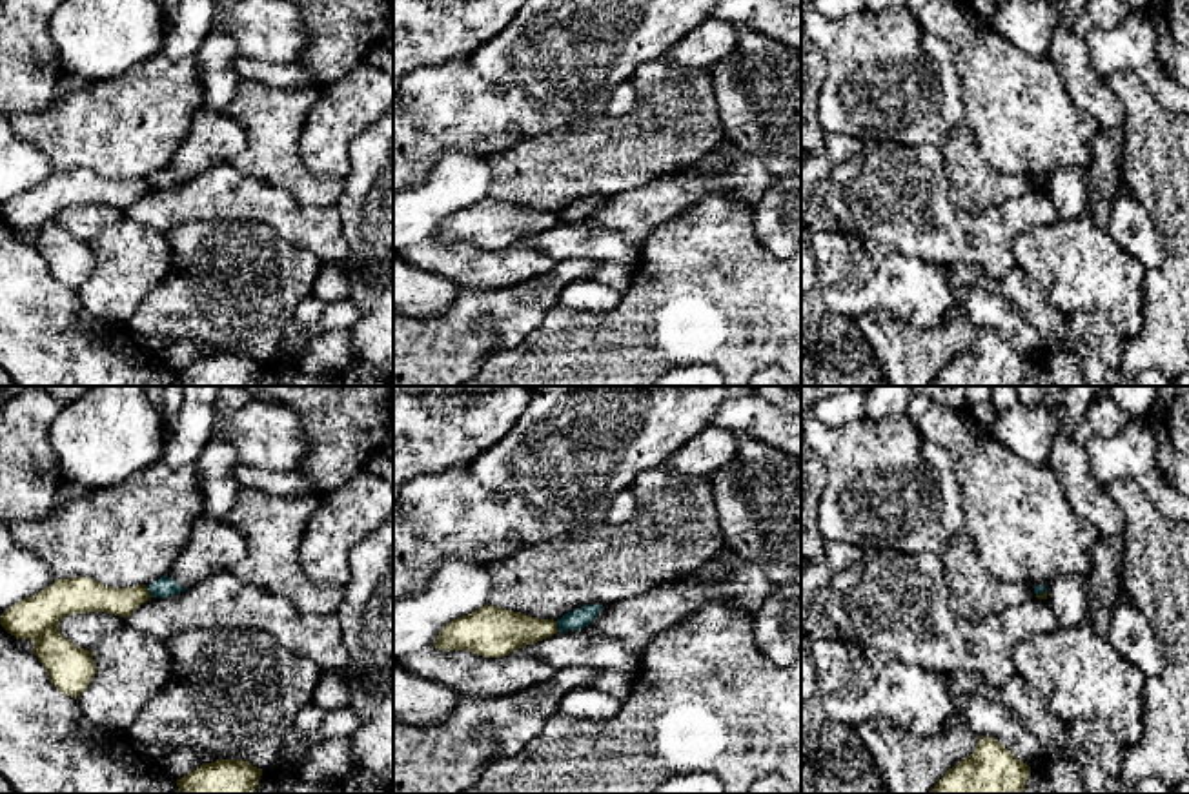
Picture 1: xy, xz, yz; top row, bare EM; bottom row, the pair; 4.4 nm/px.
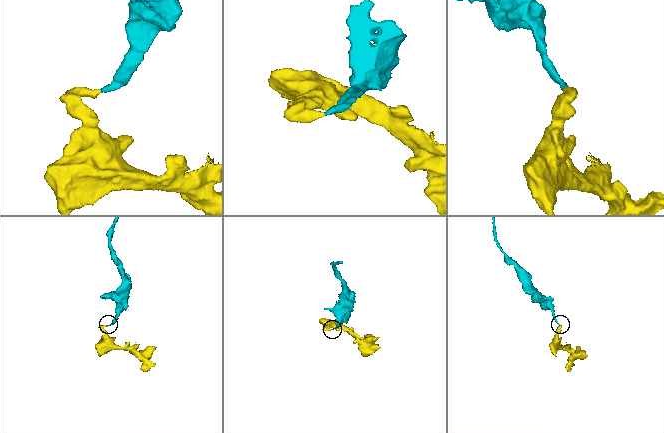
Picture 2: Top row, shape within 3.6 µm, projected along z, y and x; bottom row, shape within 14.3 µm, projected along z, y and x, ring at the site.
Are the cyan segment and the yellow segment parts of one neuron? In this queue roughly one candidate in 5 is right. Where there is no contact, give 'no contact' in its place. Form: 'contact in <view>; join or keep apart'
contact in xy; keep apart

